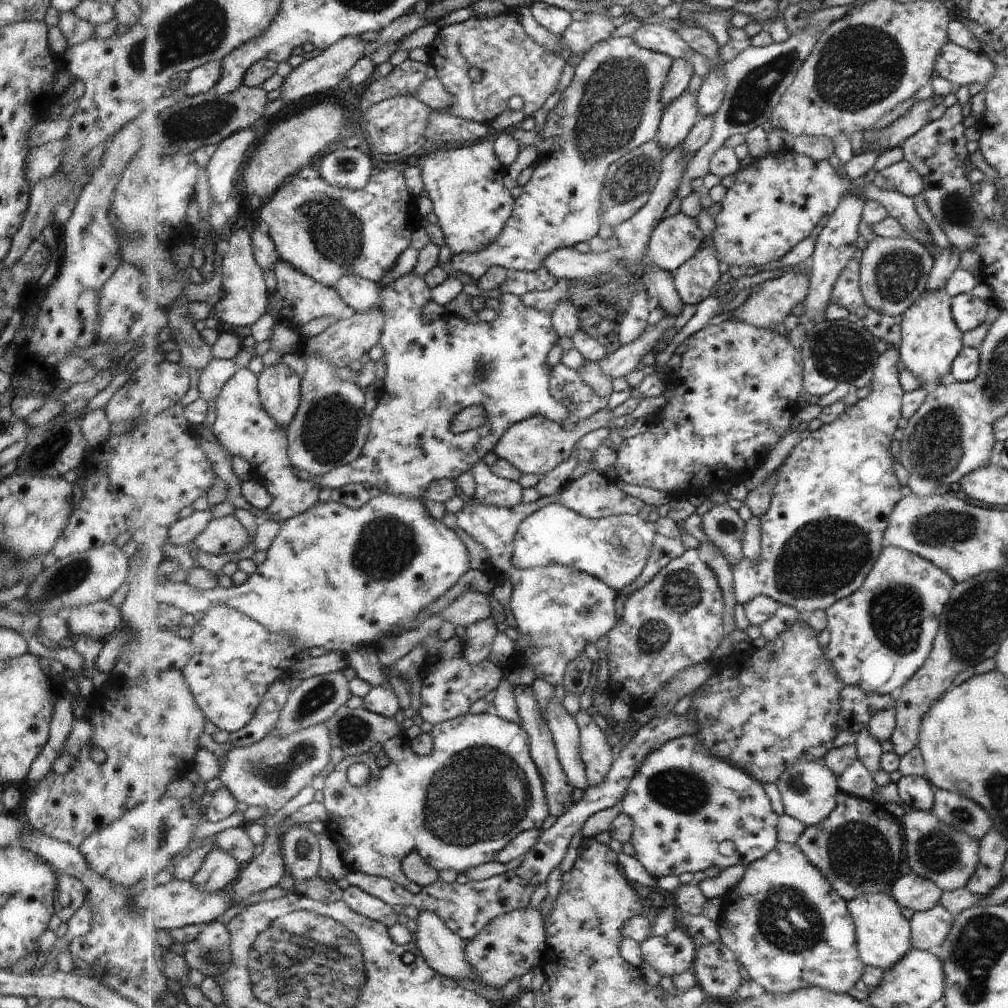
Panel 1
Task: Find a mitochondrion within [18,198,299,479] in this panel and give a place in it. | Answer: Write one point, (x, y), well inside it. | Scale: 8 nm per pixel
(46, 454)

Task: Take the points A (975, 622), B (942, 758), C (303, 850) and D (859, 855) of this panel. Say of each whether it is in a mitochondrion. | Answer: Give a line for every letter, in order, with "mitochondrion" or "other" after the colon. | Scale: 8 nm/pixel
A: mitochondrion
B: other
C: mitochondrion
D: mitochondrion

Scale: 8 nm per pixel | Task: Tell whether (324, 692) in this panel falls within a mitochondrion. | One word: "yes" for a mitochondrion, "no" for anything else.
yes

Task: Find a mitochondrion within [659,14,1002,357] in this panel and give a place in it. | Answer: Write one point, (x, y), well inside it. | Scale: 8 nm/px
(862, 65)

